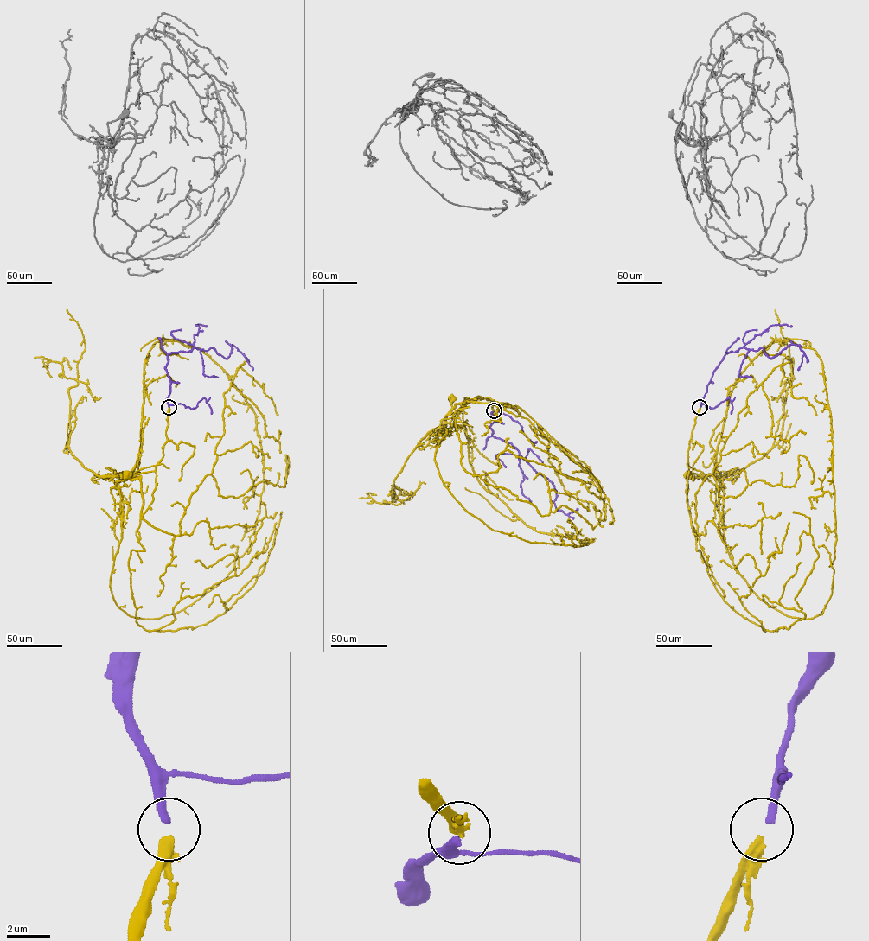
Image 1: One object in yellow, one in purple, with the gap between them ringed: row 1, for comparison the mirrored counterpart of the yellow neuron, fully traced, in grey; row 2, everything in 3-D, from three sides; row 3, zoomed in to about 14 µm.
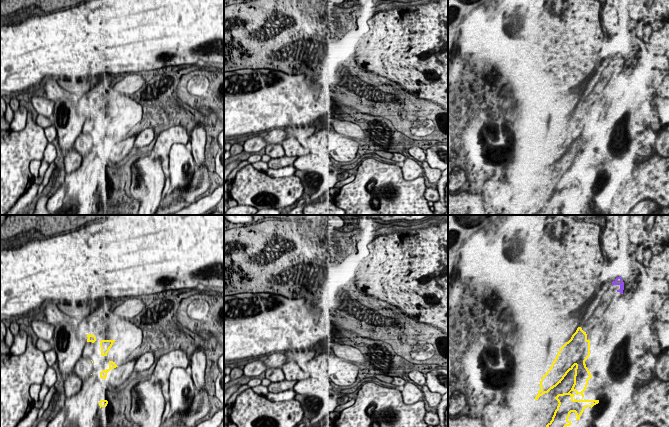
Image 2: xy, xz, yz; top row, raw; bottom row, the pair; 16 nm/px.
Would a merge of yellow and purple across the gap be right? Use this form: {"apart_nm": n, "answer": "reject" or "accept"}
{"apart_nm": 850, "answer": "accept"}

